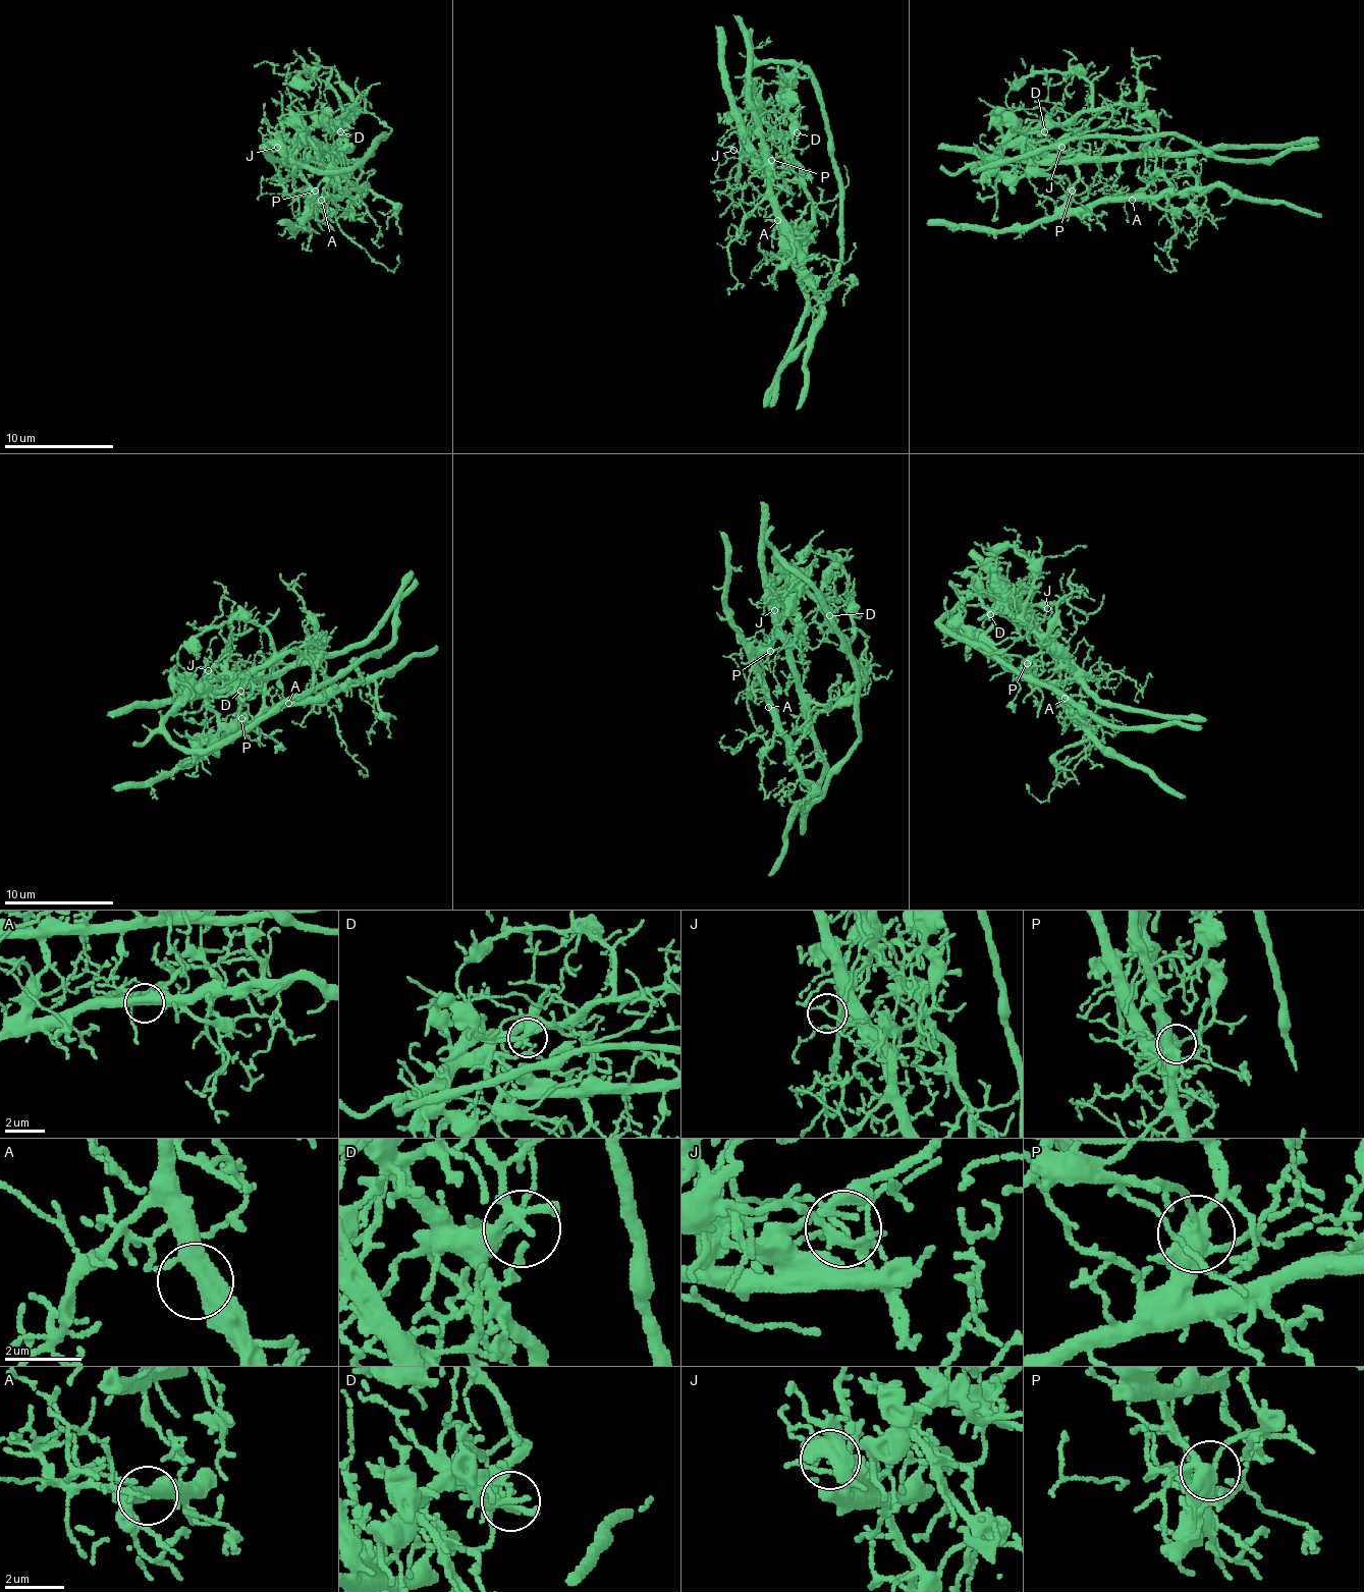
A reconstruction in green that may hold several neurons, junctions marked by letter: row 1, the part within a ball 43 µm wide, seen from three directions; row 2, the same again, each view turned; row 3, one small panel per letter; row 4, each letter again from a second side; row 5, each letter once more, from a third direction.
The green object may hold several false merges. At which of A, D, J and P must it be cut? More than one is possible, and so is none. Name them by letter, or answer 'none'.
J, P

